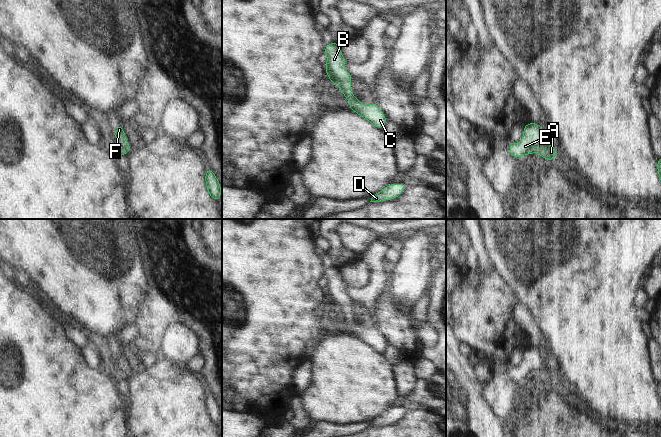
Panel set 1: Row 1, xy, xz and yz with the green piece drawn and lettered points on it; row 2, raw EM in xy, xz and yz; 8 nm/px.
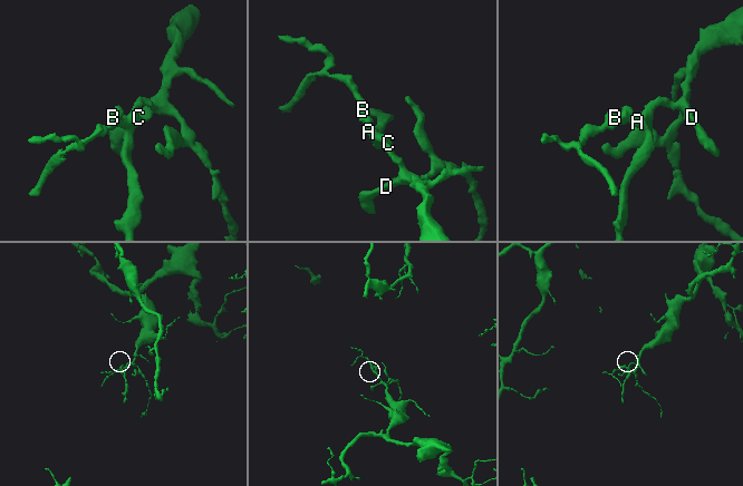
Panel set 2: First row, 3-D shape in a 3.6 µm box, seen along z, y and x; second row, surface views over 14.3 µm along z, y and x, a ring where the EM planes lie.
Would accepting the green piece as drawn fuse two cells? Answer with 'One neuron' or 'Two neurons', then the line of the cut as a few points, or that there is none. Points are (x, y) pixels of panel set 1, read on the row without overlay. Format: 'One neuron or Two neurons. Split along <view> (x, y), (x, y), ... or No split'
One neuron. No split

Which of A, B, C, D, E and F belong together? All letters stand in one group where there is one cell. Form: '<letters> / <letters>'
A B C D E F

